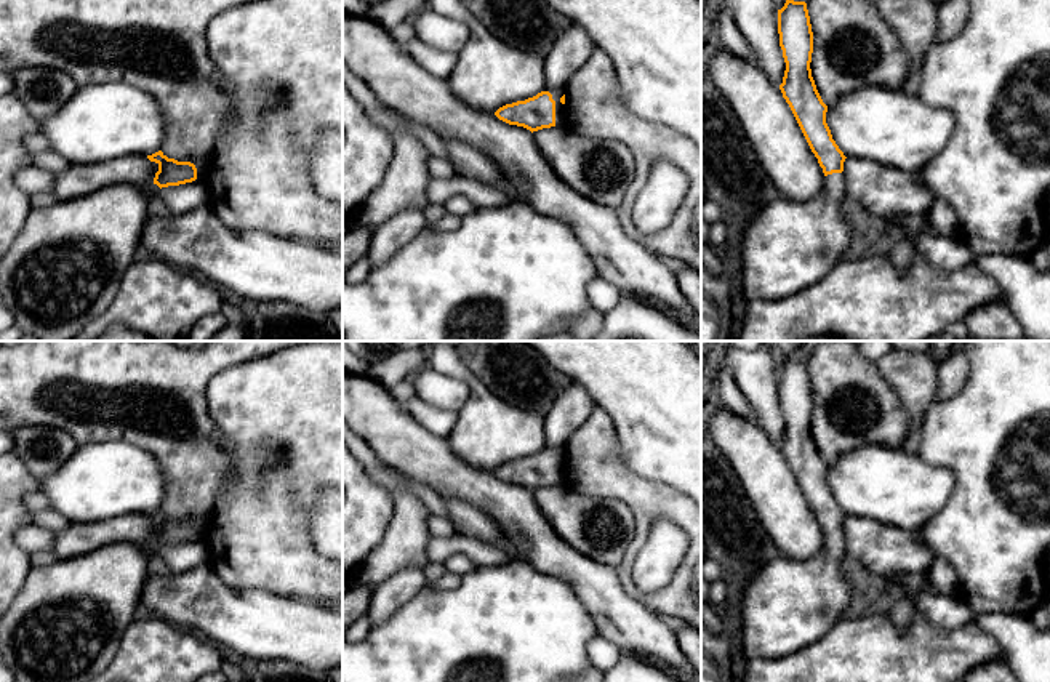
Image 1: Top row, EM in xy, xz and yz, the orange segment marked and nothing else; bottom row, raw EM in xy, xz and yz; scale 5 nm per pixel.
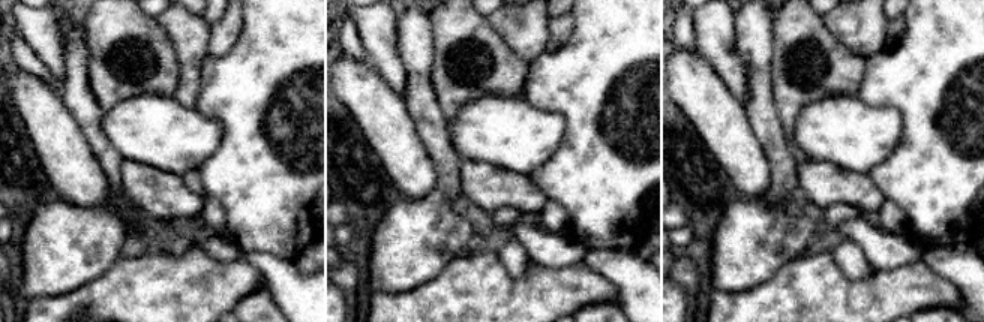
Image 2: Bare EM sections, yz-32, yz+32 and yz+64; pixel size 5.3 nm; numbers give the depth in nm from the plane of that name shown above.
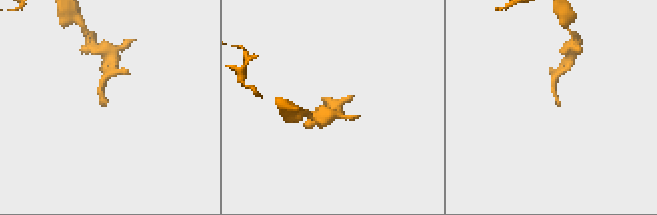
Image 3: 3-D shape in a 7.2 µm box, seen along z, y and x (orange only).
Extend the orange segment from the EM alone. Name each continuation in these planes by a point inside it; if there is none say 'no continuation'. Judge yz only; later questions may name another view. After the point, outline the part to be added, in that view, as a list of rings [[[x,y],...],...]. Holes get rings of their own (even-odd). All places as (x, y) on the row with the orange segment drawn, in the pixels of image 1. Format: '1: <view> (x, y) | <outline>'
1: yz (788, 247) | [[[844,173],[824,176],[823,191],[807,202],[776,200],[760,208],[744,231],[741,250],[743,298],[783,299],[818,283],[855,243],[853,224],[840,211]]]

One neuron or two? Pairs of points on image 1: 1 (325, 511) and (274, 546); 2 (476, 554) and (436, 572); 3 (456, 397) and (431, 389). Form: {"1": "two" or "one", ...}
{"1": "two", "2": "two", "3": "one"}

